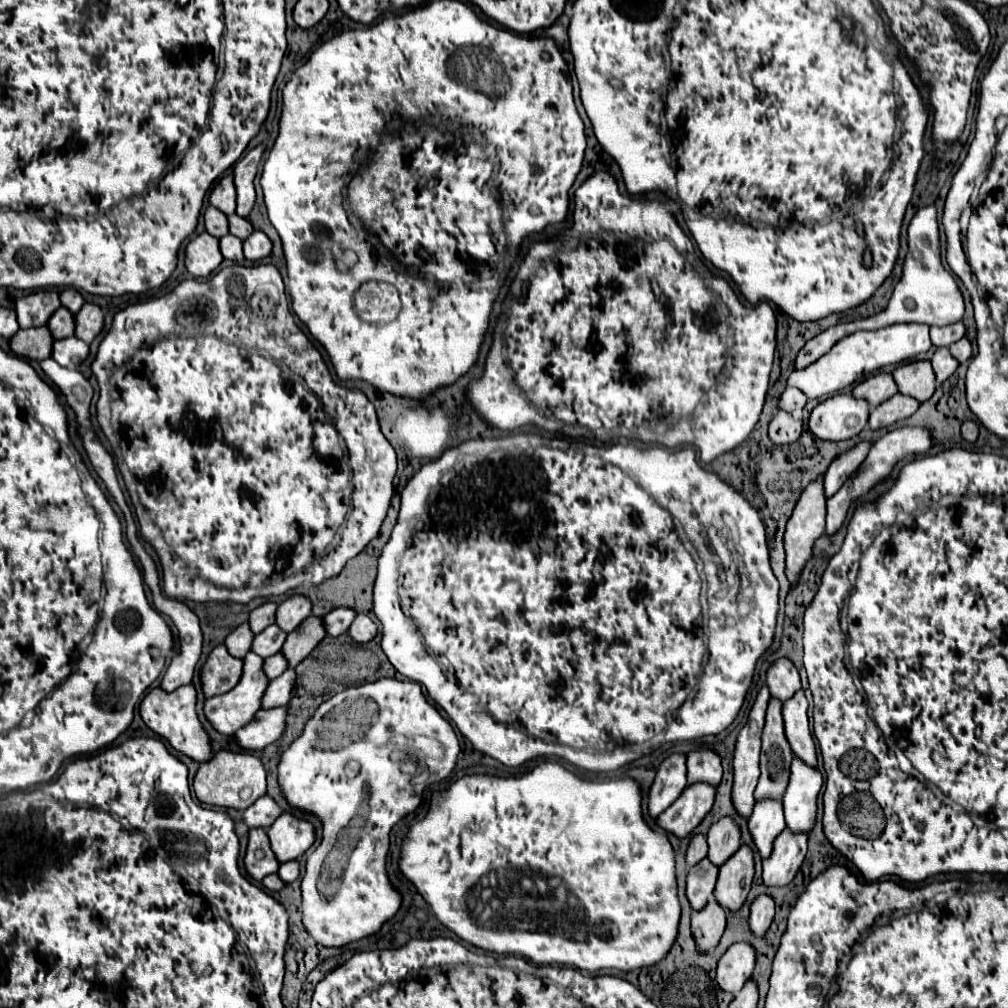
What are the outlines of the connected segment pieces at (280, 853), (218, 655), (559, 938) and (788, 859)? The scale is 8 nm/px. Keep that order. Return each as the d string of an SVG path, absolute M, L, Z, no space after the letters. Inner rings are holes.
M293 813L277 817L273 827L267 829L271 849L279 863L301 857L315 841L315 829L309 821L299 821Z
M217 645L201 667L203 695L213 697L219 693L227 693L231 687L235 687L241 671L243 661L227 655L227 649L223 645Z
M553 761L541 763L533 771L521 777L491 777L491 775L461 777L445 793L433 795L429 815L423 821L415 823L405 837L399 867L403 875L419 889L423 899L431 905L437 919L445 927L449 927L453 933L457 933L461 939L473 943L475 947L481 947L485 951L493 951L499 955L529 957L533 963L539 963L539 965L567 965L567 967L583 969L589 973L595 973L599 969L633 971L633 969L659 963L659 959L663 959L663 955L667 955L667 951L671 949L671 943L675 941L675 935L677 935L681 905L677 899L677 885L675 885L675 853L667 841L667 835L651 831L647 823L643 821L641 789L633 779L583 781L581 777L573 775L563 765L553 763ZM551 873L553 877L559 877L567 887L567 897L571 899L567 899L565 903L551 899ZM485 875L487 875L487 883L471 889Z
M783 831L779 839L775 839L775 851L771 859L763 863L763 885L785 887L797 875L807 853L807 835L791 835L791 831Z

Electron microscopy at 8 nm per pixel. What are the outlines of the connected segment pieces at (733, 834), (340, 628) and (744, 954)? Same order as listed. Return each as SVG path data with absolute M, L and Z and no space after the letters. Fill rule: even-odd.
M723 817L715 825L711 825L707 833L707 845L709 845L709 861L715 867L721 867L739 847L741 847L741 833L733 819Z
M339 607L339 609L333 609L329 611L325 617L323 617L323 627L325 627L325 633L329 637L339 637L347 631L347 627L351 625L351 619L355 617L357 613L353 609L345 609L345 607Z
M735 943L719 959L715 981L721 991L735 995L753 975L753 967L755 967L755 949L749 943Z

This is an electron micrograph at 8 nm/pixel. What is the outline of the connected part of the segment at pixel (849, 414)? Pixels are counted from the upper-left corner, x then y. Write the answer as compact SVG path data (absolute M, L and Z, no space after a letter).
M849 393L821 401L809 415L809 433L823 441L843 441L859 435L867 425L869 407Z

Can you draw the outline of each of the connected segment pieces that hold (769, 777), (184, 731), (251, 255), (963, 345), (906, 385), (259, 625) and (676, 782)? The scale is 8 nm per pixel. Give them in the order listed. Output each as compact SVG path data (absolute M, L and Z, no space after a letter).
M769 701L767 721L763 729L763 749L761 749L761 777L755 789L755 799L781 799L789 783L789 765L793 751L783 735L781 703Z
M183 685L183 687L175 689L173 693L165 693L159 687L151 689L139 705L139 715L141 715L143 723L151 731L155 731L159 737L169 741L169 745L175 751L179 751L179 753L183 753L183 755L187 755L199 763L207 761L211 757L213 751L211 751L209 737L201 729L201 723L197 719L197 711L195 711L195 689L193 689L193 685Z
M251 233L245 241L243 241L243 253L245 253L245 259L247 261L259 261L259 259L265 259L269 257L271 253L271 241L265 233Z
M963 337L963 339L959 339L957 343L949 345L949 351L951 351L951 355L953 355L959 363L965 363L965 361L971 357L971 343L969 343L967 337Z
M927 359L903 363L893 371L893 379L901 395L909 395L919 403L927 401L935 391L935 375Z
M263 603L261 607L257 607L257 609L251 611L251 615L249 615L249 627L251 627L251 631L255 635L261 633L271 623L275 623L273 621L275 619L275 607L277 607L275 603Z
M671 755L667 757L657 777L649 789L649 815L655 819L663 813L671 803L679 799L683 789L687 787L687 769L685 769L685 755Z

